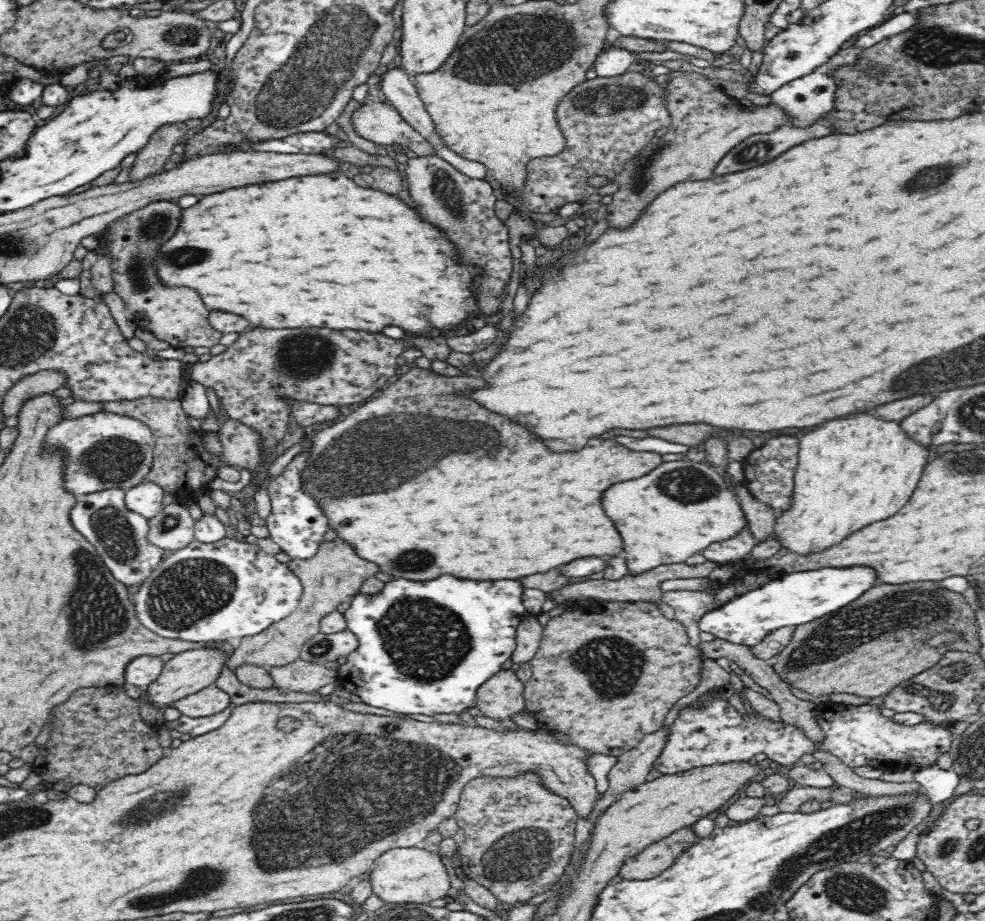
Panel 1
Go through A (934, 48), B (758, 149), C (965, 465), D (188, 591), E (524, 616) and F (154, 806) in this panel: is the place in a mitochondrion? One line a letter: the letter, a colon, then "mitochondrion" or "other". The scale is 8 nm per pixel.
A: mitochondrion
B: mitochondrion
C: mitochondrion
D: mitochondrion
E: other
F: mitochondrion

